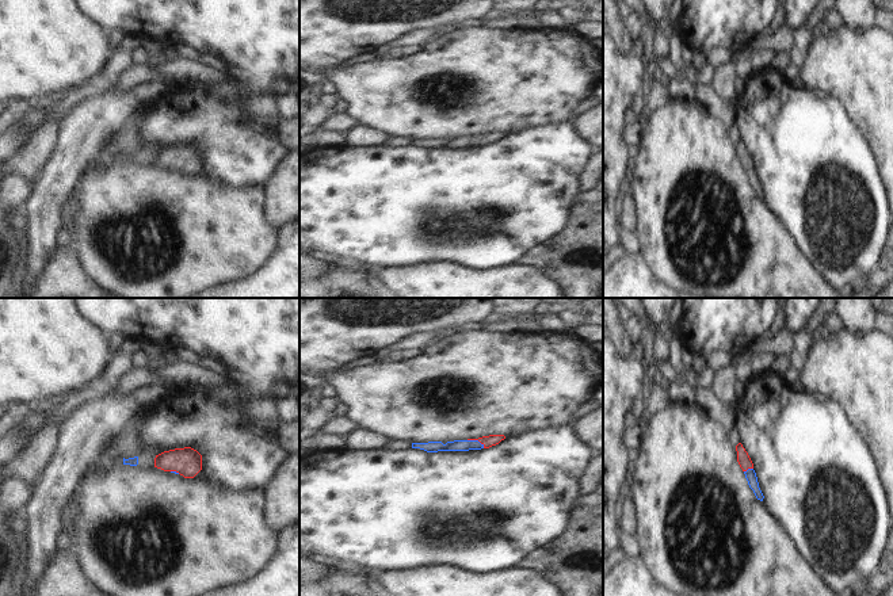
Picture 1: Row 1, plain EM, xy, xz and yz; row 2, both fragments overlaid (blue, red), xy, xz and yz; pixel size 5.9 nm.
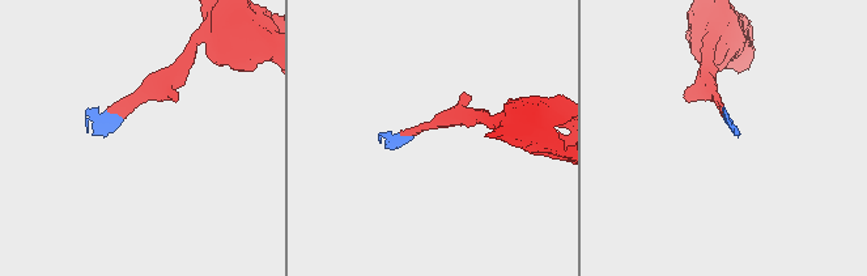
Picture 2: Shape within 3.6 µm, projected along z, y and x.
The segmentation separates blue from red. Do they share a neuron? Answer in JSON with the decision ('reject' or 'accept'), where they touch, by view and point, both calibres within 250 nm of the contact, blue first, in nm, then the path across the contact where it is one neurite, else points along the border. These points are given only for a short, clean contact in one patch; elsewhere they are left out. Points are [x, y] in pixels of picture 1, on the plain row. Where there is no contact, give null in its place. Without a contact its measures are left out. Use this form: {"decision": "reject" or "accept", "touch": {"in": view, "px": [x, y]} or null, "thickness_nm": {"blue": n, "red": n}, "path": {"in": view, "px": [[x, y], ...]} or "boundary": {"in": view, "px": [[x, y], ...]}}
{"decision": "accept", "touch": {"in": "xz", "px": [476, 137]}, "thickness_nm": {"blue": 60, "red": 70}, "path": {"in": "xz", "px": [[457, 141], [476, 137], [489, 137]]}}

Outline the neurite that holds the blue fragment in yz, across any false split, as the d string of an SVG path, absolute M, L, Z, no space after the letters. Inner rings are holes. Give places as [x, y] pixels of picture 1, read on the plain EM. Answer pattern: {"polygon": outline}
{"polygon": "M741 140L736 142L736 148L737 148L737 158L745 171L749 184L753 187L756 195L763 198L764 192L759 184L757 173L753 167L753 160L748 149L745 148Z"}

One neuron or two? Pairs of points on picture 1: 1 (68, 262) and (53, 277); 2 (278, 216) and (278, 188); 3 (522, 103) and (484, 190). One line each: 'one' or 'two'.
1: one
2: one
3: two

